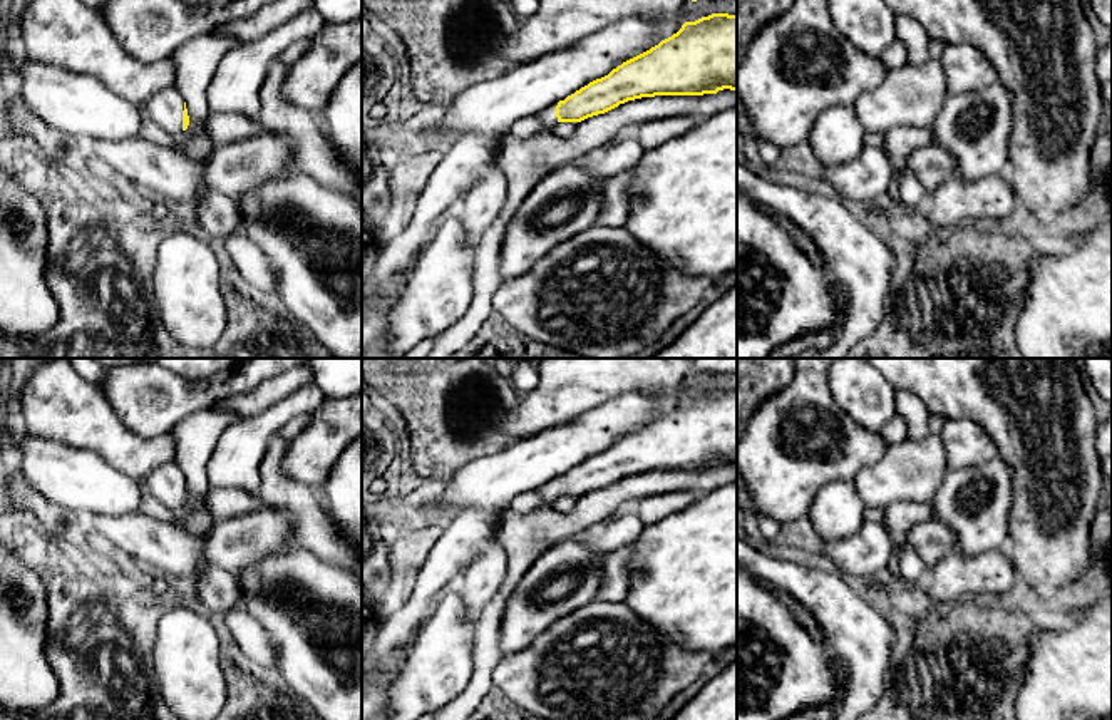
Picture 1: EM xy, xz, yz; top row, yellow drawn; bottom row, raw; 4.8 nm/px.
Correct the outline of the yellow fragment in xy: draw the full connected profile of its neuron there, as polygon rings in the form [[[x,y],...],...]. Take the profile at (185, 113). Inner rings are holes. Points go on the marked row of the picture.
[[[166,87],[154,94],[144,109],[171,137],[178,137],[189,126],[186,102],[176,87]]]

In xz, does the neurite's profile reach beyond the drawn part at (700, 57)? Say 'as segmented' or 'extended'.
extended

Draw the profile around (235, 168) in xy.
[[[270,134],[214,144],[201,164],[208,189],[231,198],[243,196],[293,169],[290,147]]]

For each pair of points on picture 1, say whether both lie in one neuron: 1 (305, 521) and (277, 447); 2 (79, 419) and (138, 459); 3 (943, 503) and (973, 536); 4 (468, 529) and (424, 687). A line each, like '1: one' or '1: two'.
1: one
2: one
3: one
4: two

